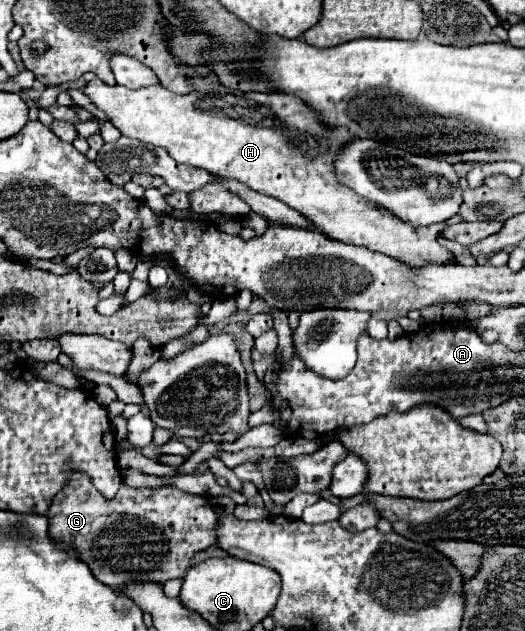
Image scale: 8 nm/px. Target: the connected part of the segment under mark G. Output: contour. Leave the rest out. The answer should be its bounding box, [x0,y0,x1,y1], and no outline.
[47,476,219,590]

